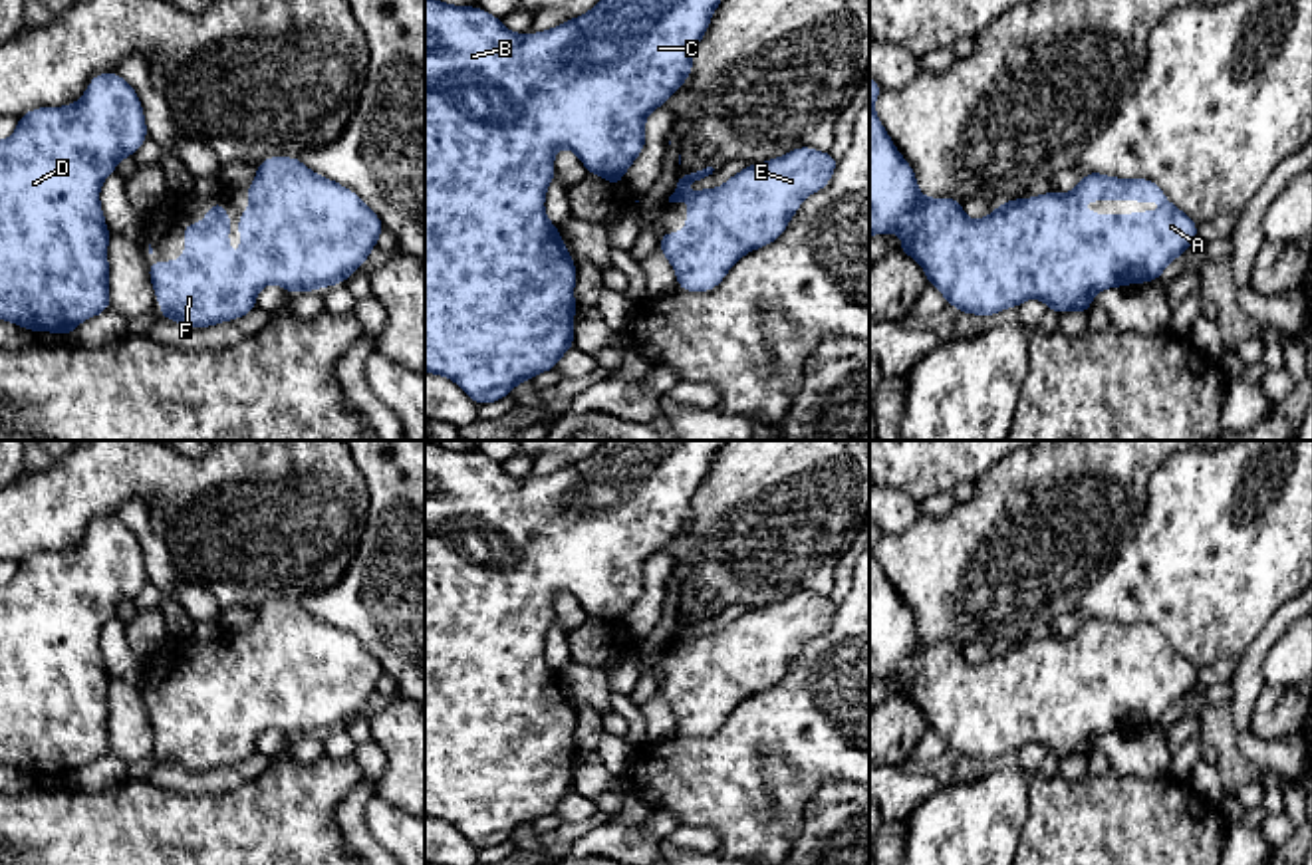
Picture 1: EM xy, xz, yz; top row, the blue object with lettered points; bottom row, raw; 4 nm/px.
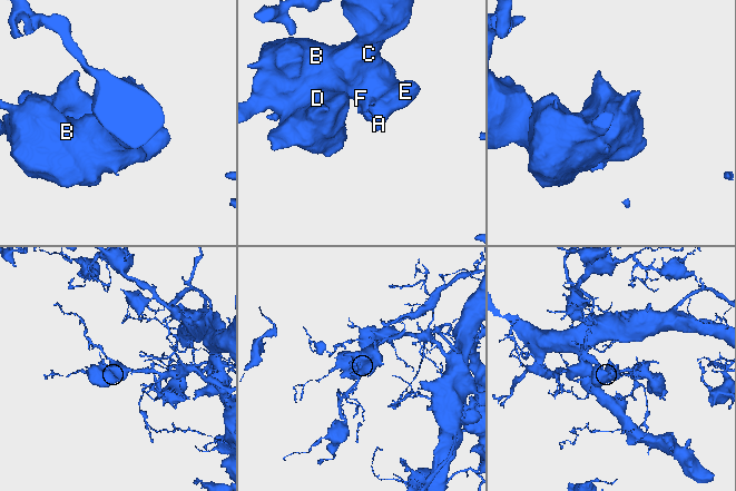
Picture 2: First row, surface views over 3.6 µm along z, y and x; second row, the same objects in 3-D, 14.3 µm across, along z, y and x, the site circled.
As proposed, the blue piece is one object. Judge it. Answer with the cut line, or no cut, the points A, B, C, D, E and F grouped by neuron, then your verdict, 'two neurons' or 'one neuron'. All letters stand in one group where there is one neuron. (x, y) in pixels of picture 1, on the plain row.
no cut | A B C D E F | one neuron

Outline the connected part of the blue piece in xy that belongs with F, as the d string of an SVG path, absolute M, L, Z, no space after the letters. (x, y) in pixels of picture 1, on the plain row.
M268 601L258 611L254 627L246 633L244 645L254 649L240 657L240 700L234 704L228 692L230 661L220 645L204 659L200 669L183 669L187 696L177 706L147 708L155 742L161 748L161 762L175 764L185 772L210 772L246 760L256 752L256 738L266 728L278 728L290 738L314 736L333 728L343 728L365 708L385 675L379 661L349 633L316 619L300 603Z

